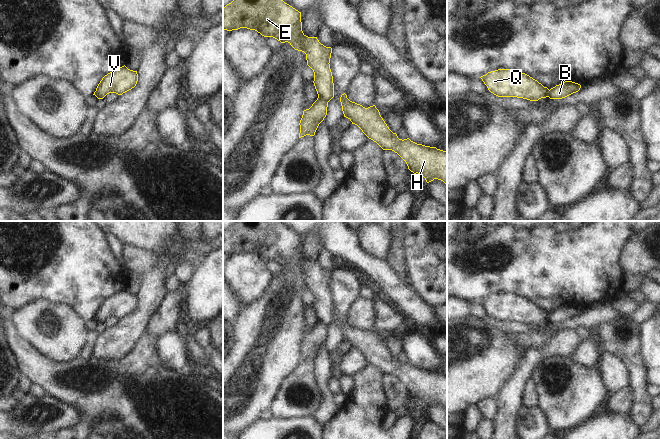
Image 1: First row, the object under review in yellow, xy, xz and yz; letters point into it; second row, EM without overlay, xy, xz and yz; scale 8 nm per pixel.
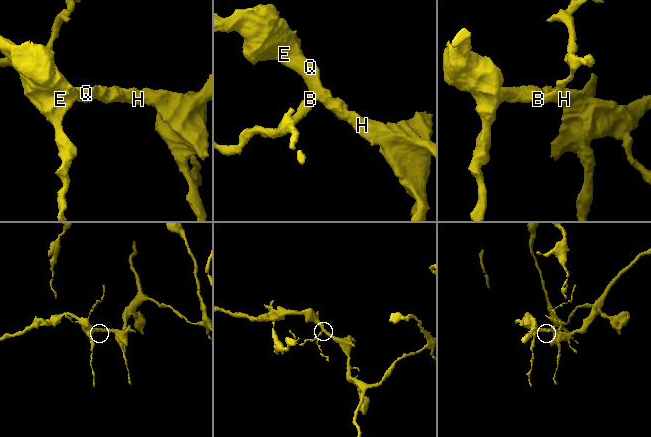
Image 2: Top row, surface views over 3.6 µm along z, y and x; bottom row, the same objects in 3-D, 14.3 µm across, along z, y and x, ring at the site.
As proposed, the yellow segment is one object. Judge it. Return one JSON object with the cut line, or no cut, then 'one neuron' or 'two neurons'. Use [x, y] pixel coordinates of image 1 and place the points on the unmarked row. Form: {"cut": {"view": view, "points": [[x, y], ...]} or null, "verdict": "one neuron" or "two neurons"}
{"cut": {"view": "xz", "points": [[318, 320], [327, 326]]}, "verdict": "two neurons"}

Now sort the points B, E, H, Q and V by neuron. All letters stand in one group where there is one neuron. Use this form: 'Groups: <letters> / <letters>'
Groups: B / E H Q V

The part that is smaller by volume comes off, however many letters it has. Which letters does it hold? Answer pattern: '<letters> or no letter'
B

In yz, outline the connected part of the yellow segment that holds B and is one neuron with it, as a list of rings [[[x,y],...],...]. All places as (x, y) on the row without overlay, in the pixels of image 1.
[[[565,305],[555,311],[551,312],[548,316],[550,323],[562,323],[580,314],[581,309],[572,305]]]

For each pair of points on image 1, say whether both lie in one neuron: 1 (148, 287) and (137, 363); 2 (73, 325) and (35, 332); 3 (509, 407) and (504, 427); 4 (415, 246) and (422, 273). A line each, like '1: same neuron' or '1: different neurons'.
1: different neurons
2: same neuron
3: same neuron
4: same neuron

